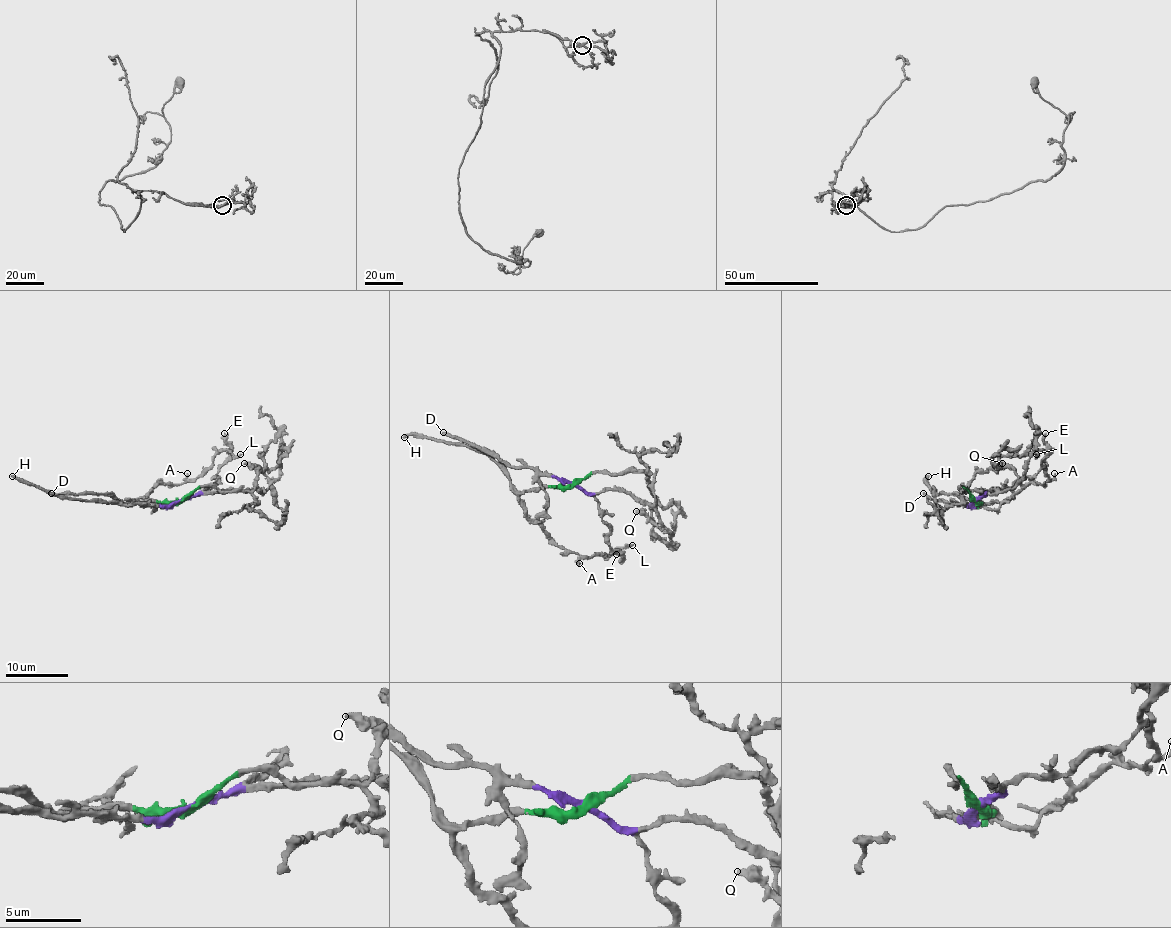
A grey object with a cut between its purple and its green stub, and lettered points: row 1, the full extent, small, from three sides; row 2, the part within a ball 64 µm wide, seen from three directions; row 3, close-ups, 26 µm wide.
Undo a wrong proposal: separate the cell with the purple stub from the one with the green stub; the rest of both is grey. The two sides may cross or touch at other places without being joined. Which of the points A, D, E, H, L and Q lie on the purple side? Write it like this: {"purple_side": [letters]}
{"purple_side": ["D", "E", "Q"]}

